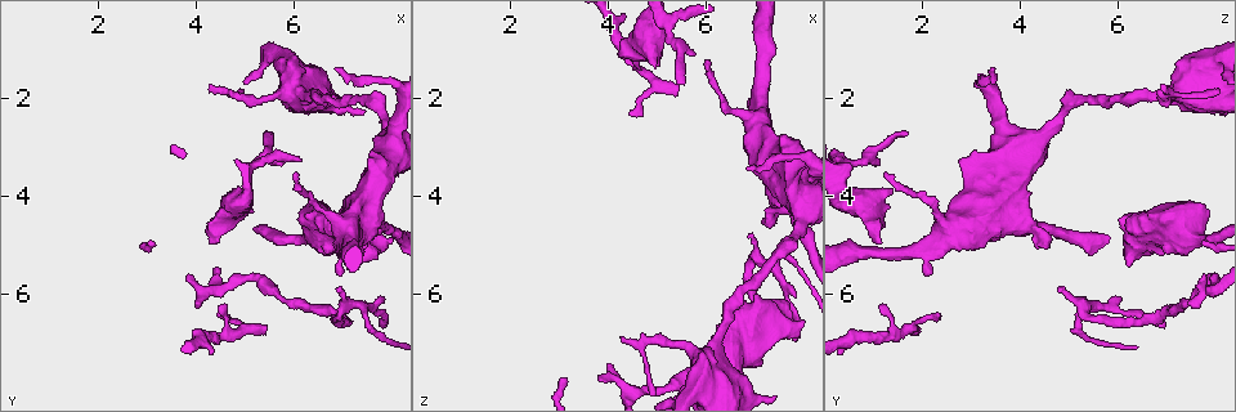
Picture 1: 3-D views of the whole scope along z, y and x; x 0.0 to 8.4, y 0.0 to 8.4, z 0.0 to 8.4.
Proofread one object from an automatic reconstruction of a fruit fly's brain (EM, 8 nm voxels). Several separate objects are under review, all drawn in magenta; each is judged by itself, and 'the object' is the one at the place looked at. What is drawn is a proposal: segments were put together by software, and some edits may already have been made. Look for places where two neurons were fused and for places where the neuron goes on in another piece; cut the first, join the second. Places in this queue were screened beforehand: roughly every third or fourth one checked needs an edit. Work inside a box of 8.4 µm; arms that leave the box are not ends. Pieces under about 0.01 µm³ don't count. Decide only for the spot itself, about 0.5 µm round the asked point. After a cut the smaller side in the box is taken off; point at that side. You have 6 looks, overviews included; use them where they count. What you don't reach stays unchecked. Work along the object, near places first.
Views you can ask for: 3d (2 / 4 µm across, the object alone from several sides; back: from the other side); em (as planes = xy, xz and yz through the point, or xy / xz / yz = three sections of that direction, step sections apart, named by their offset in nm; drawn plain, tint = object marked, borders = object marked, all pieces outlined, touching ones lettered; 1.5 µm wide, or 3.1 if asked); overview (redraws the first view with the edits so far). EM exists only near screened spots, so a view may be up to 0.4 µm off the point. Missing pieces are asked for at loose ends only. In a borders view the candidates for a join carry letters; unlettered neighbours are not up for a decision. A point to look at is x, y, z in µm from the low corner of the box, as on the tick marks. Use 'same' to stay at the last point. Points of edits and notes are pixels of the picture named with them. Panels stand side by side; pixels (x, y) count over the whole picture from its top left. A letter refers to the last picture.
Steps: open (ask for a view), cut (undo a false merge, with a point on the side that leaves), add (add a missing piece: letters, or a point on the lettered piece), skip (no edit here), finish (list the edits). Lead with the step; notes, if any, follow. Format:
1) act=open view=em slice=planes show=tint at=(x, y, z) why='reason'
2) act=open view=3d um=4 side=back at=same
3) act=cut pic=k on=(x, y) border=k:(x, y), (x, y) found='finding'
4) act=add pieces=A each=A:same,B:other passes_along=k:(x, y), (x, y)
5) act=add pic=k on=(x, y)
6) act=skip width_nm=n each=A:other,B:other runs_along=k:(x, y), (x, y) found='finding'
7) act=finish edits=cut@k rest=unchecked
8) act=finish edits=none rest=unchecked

act=open view=3d um=2 at=(5.45, 6.70, 1.85) why='branch stops here'

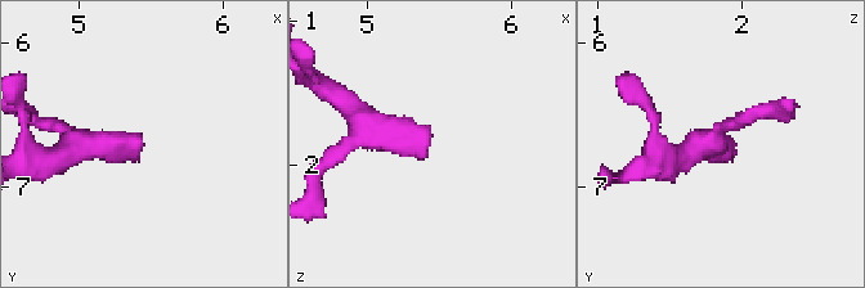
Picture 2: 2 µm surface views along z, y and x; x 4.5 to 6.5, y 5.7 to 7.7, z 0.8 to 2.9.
act=open view=em slice=planes show=borders at=(5.42, 6.66, 1.90)

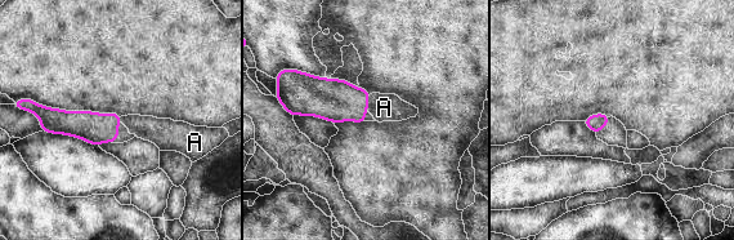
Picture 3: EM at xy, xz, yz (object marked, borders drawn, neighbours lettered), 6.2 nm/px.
act=add pieces=A longest_contact=A:110nm each=A:same found='the neuron continues'

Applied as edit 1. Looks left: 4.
act=open view=em slice=yz step=4 show=tint at=(6.10, 4.90, 7.90) why='sudden change in width'

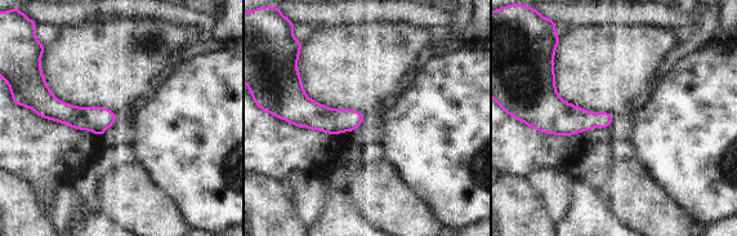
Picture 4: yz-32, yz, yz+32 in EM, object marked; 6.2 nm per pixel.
act=open view=em slice=planes show=tint at=same

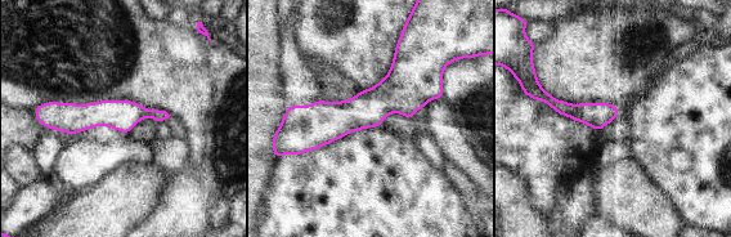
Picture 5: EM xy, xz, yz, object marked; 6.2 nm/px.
act=open view=em slice=planes show=borders at=same

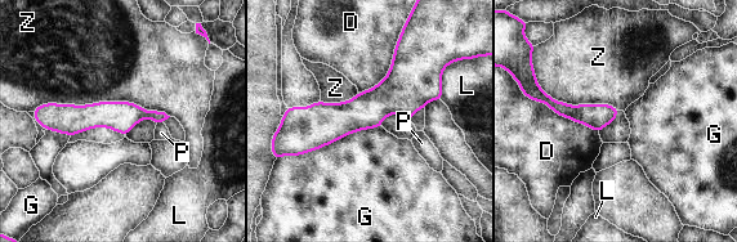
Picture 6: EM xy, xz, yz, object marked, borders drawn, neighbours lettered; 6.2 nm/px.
act=skip width_nm=150 each=D:other,G:other,L:other,P:other,Z:other found='all the same neuron'

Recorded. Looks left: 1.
act=finish edits=add@3 rest=unchecked

